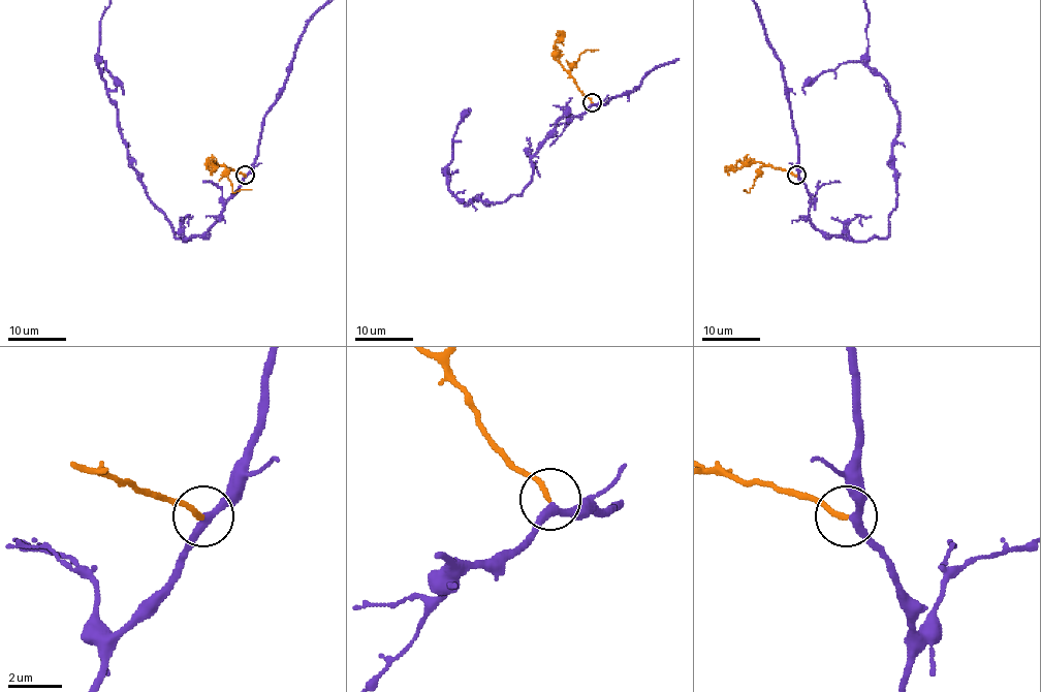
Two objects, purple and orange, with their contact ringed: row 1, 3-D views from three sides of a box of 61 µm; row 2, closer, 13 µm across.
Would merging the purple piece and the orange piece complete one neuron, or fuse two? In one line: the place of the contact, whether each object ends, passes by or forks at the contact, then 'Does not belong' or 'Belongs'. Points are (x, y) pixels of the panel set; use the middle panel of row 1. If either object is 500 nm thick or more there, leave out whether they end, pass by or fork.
Place: (592, 102). At the ring purple passes by. At the ring orange ends. Belongs

